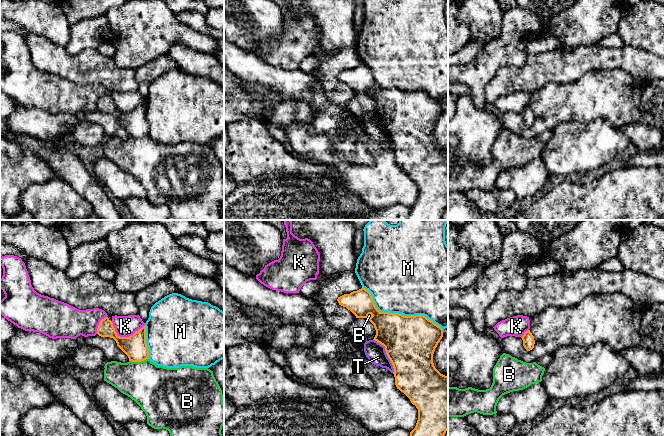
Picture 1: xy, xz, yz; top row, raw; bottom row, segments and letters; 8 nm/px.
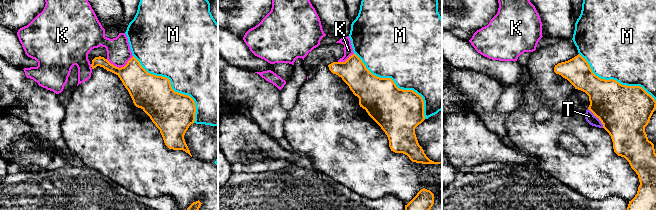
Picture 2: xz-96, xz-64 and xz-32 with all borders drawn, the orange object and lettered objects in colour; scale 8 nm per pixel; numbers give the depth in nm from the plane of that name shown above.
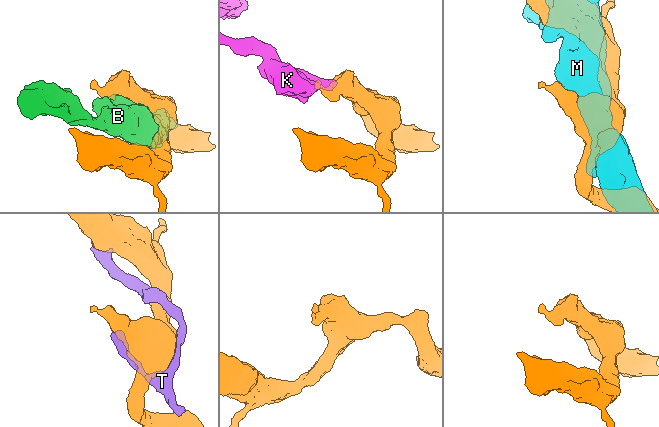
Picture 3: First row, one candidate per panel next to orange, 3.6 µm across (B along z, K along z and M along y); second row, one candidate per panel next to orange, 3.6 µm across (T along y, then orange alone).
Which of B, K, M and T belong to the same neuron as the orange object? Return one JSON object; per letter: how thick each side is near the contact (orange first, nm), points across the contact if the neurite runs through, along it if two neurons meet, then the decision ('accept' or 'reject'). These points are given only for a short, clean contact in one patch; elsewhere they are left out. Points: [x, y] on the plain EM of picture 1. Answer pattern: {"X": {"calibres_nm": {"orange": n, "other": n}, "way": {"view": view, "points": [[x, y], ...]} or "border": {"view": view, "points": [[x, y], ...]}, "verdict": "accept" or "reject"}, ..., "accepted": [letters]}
{"B": {"calibres_nm": {"orange": 190, "other": 360}, "verdict": "reject"}, "K": {"calibres_nm": {"orange": 190, "other": 170}, "border": {"view": "xy", "points": [[111, 97], [115, 108], [120, 112], [130, 112], [144, 100]]}, "verdict": "reject"}, "M": {"calibres_nm": {"orange": 420, "other": 500}, "verdict": "reject"}, "T": {"calibres_nm": {"orange": 420, "other": 160}, "verdict": "reject"}, "accepted": []}

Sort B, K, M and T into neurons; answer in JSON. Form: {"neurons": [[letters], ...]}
{"neurons": [["B"], ["K"], ["M"], ["T"]]}

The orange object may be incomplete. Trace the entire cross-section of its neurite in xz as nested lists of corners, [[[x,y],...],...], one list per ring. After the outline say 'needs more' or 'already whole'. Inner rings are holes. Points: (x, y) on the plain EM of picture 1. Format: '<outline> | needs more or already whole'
[[[363,63],[338,73],[337,77],[356,94],[366,94],[374,101],[376,111],[373,116],[385,123],[394,144],[397,165],[418,185],[418,196],[410,208],[407,220],[441,220],[448,206],[448,152],[435,144],[433,130],[443,113],[443,105],[424,91],[404,92],[399,89],[380,88],[371,69]]] | already whole

